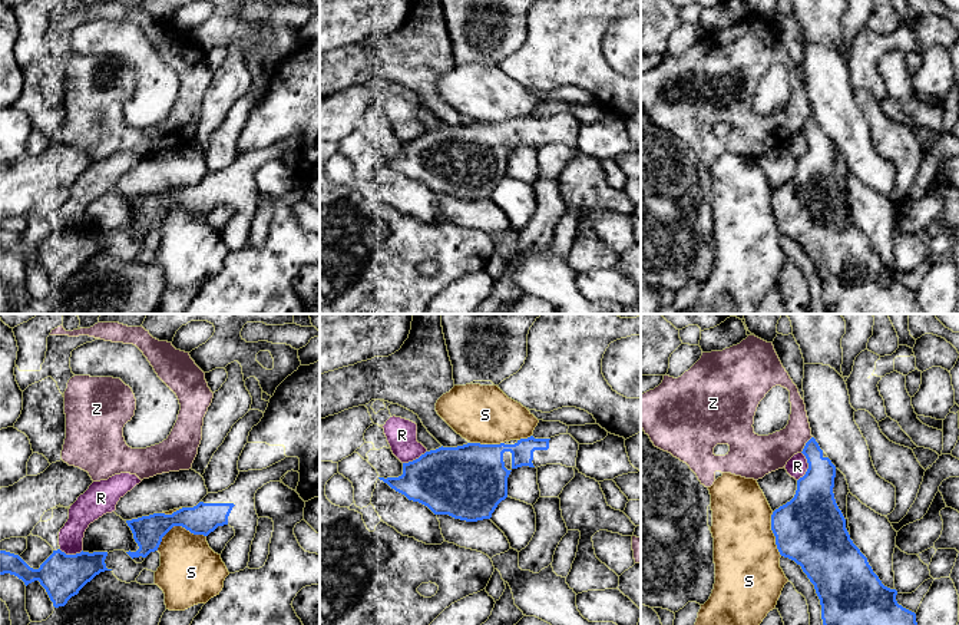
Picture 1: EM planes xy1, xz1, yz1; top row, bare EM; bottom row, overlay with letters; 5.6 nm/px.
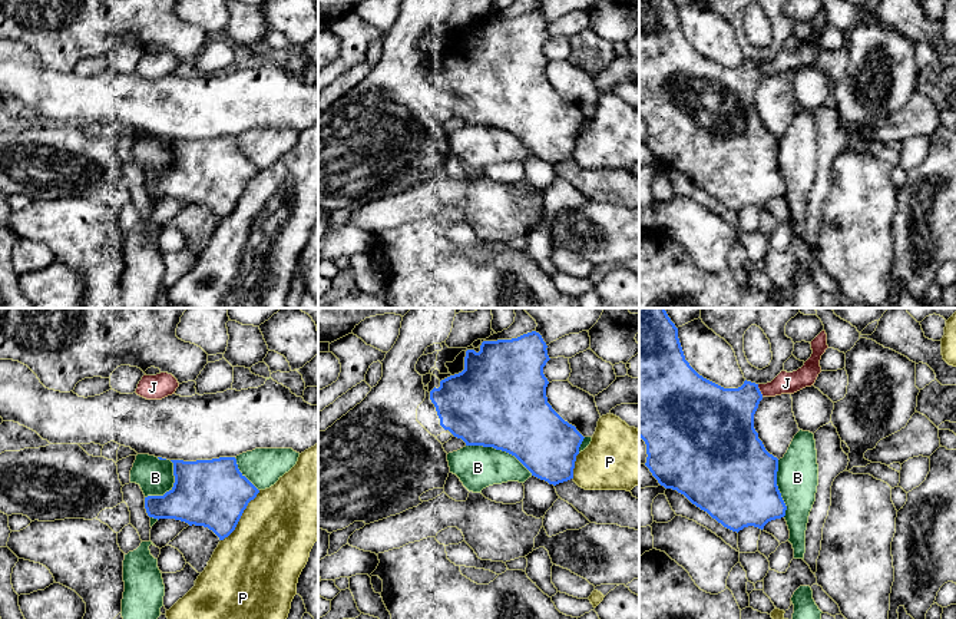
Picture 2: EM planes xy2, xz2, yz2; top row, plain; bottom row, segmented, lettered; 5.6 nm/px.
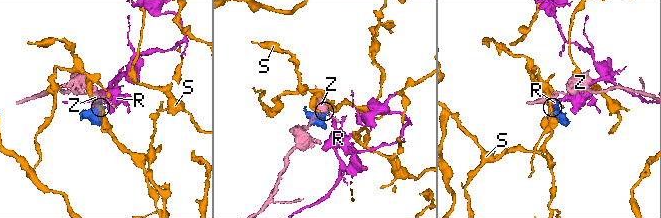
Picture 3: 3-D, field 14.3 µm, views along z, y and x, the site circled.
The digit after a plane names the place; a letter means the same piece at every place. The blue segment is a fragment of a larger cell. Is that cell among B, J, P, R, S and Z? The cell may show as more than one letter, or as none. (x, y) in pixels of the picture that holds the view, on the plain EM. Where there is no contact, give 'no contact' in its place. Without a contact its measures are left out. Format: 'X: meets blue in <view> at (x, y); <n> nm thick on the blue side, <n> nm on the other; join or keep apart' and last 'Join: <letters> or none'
B: meets blue in xz2 at (499, 128); 500 nm thick on the blue side, 240 nm on the other; keep apart
J: meets blue in yz2 at (758, 69); 340 nm thick on the blue side, 130 nm on the other; keep apart
P: meets blue in xy2 at (241, 194); 380 nm thick on the blue side, 440 nm on the other; keep apart
R: meets blue in yz1 at (809, 145); 280 nm thick on the blue side, 120 nm on the other; keep apart
S: meets blue in xy1 at (178, 204); 180 nm thick on the blue side, 320 nm on the other; keep apart
Z: meets blue in yz1 at (806, 123); 190 nm thick on the blue side, 220 nm on the other; keep apart
Join: none

